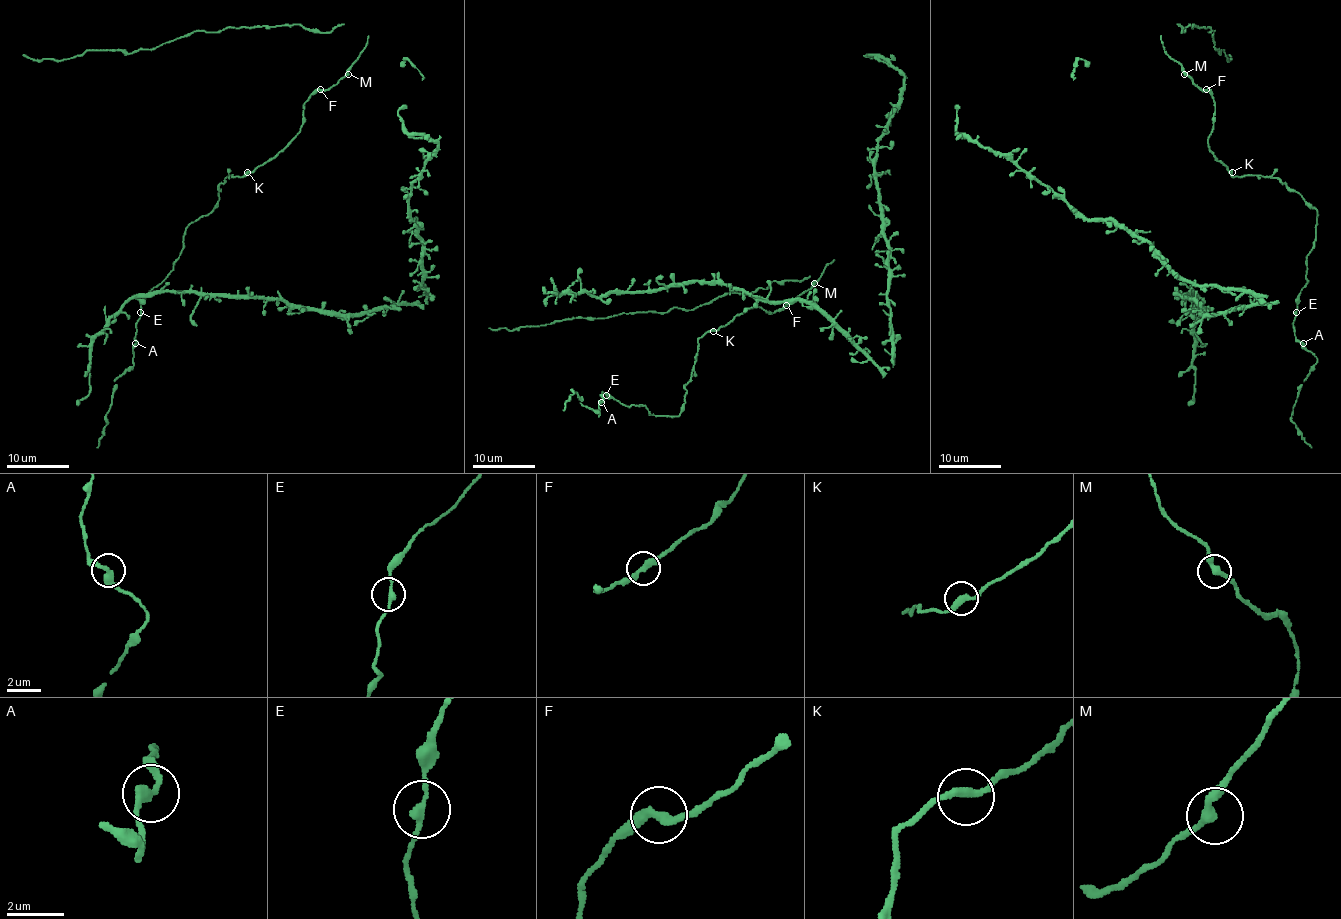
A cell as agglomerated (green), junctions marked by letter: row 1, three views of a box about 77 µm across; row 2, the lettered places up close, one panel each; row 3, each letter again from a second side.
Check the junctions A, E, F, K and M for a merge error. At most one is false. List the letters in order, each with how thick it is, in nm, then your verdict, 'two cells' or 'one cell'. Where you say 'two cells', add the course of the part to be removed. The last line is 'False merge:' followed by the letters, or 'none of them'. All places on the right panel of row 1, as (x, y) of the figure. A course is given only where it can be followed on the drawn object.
A: 320 nm thick; one cell
E: 240 nm thick; one cell
F: 320 nm thick; one cell
K: 280 nm thick; one cell
M: 320 nm thick; one cell
False merge: none of them

